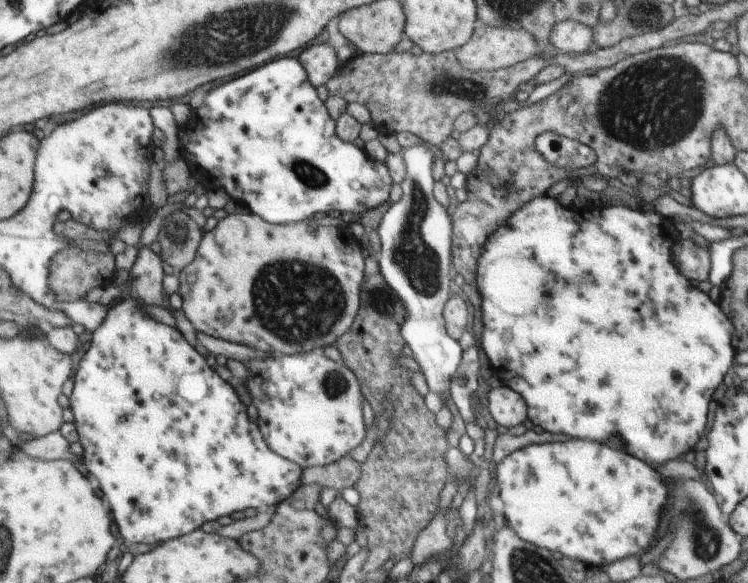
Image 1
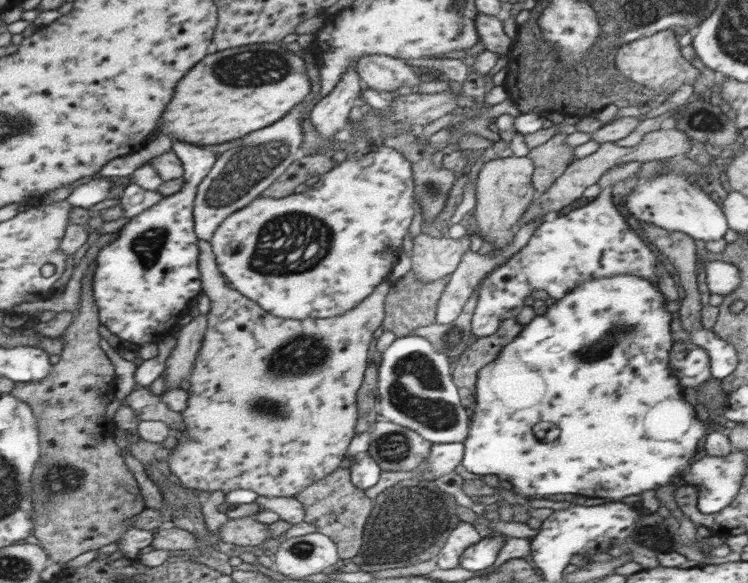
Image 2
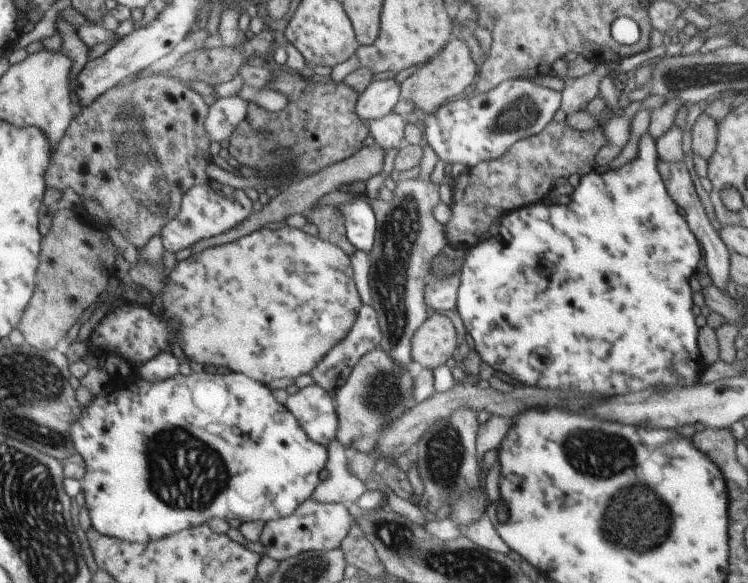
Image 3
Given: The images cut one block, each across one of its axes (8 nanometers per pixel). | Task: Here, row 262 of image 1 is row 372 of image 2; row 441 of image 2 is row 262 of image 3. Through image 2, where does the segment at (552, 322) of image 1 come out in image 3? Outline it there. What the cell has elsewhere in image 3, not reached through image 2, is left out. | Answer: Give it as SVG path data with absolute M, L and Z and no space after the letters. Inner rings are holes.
M646 132L640 138L634 160L617 170L608 169L604 173L589 170L586 176L580 178L579 184L571 194L572 200L569 204L541 204L540 202L533 205L527 204L524 208L514 210L502 218L497 236L491 236L484 242L479 241L478 245L471 245L467 249L460 273L460 286L454 314L455 318L462 319L468 334L474 339L474 350L477 351L482 362L486 362L495 371L504 372L526 386L564 388L564 390L578 390L586 394L596 394L596 392L608 394L608 390L610 394L626 394L626 392L640 392L650 386L676 386L676 384L690 386L698 382L699 376L703 373L701 370L707 366L698 349L698 326L696 326L696 316L692 312L694 302L692 302L690 276L694 274L698 262L703 260L703 250L698 240L694 238L694 234L690 232L678 205L670 198L662 177L658 174L657 164L655 140ZM574 242L580 242L580 244L576 246ZM558 244L562 246L558 248ZM534 278L536 278L536 300L534 300ZM554 288L558 292L558 298L552 298Z

